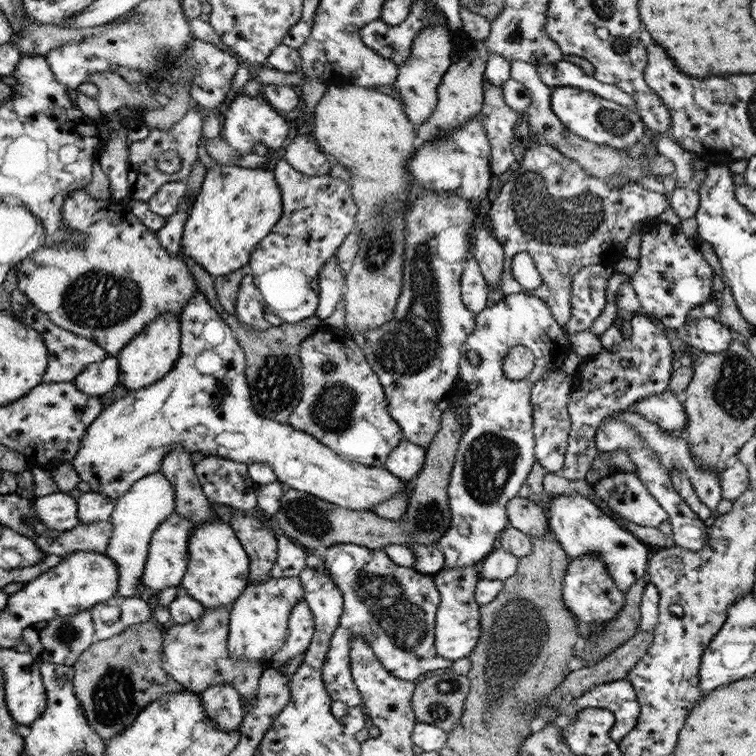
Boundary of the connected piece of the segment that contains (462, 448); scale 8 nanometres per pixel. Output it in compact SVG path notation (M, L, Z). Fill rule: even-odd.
M530 293L509 294L502 301L490 304L477 314L475 329L460 349L459 378L465 383L464 400L470 420L461 436L447 488L451 525L446 529L442 538L436 542L445 556L444 569L479 564L497 547L499 535L508 528L506 505L512 498L518 496L533 464L537 462L530 391L534 383L540 380L545 372L561 365L564 358L574 355L565 333L561 324L550 312L549 304ZM517 344L530 349L535 356L534 368L530 376L524 380L506 378L503 370L504 357ZM468 352L476 352L480 356L480 363L471 364L468 361Z

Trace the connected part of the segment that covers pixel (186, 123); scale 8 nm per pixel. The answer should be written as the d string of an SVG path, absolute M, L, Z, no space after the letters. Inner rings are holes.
M200 107L198 110L190 110L186 116L182 118L179 125L175 125L172 129L149 130L146 139L132 143L129 146L129 161L128 161L128 188L132 201L148 201L149 198L158 192L160 186L170 182L185 181L192 172L192 165L199 161L198 139L202 135L202 127L204 122L204 115L211 115L212 108ZM166 151L176 151L176 155L180 155L182 159L182 168L176 174L166 174L160 172L157 167L158 155Z

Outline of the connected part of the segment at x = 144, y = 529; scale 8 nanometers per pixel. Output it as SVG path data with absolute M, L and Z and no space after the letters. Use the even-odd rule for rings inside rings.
M160 470L136 481L127 493L114 502L114 505L109 518L113 526L112 536L105 554L110 555L118 565L120 588L117 596L132 597L138 590L140 578L143 578L142 572L146 572L147 556L155 530L175 512L175 486L167 479L165 472Z

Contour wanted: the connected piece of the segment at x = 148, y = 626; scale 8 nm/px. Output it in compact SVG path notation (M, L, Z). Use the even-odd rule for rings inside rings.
M147 621L124 629L112 639L95 640L73 665L76 666L76 694L80 694L79 702L84 702L84 710L88 710L88 722L92 722L96 730L100 730L100 739L104 739L104 742L111 741L128 729L143 708L157 698L186 689L183 683L178 684L176 680L170 678L171 674L166 674L162 670L164 666L160 666L162 660L160 656L162 656L162 632L158 630L156 624ZM129 658L134 658L136 665L131 665Z

